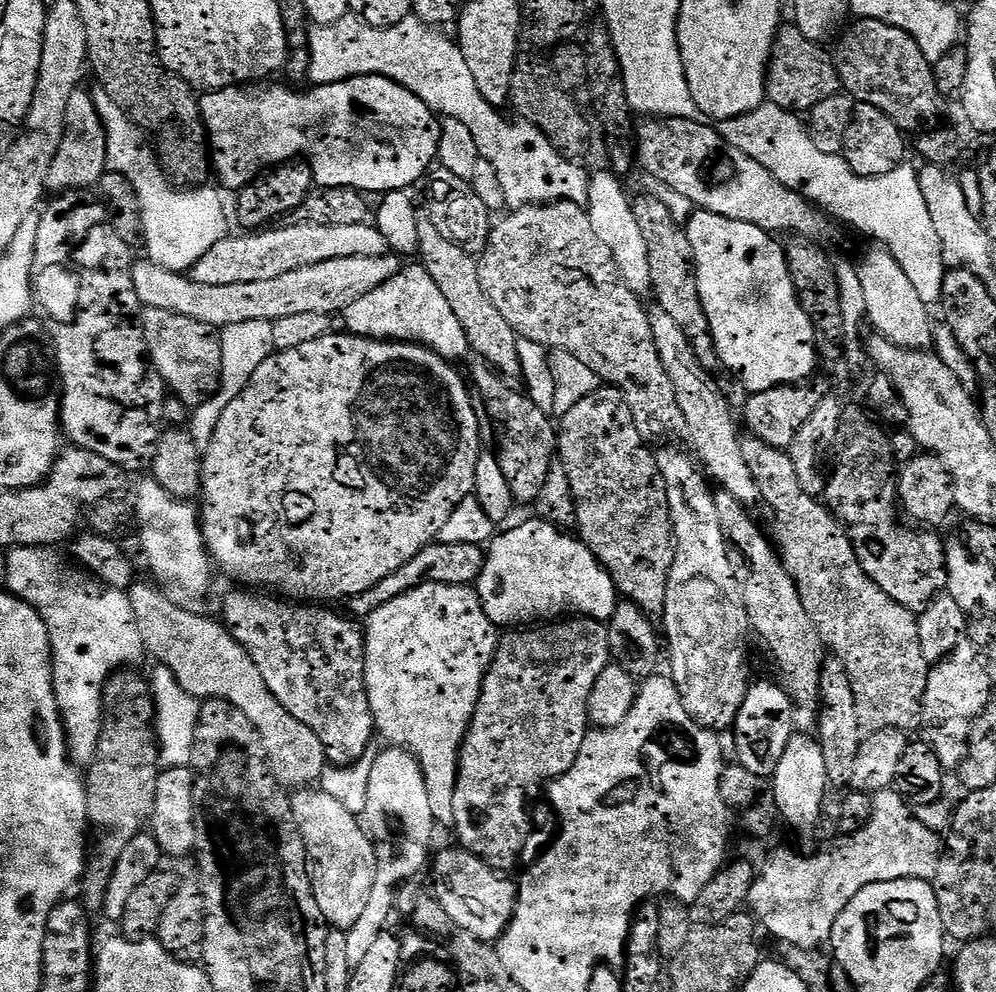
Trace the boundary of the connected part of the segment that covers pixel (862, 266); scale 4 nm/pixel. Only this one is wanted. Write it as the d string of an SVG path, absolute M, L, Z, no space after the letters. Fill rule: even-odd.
M872 246L872 249L861 259L858 264L858 285L860 284L860 296L864 299L864 312L868 320L873 324L875 335L885 336L890 342L894 342L903 348L909 348L915 352L923 352L932 348L932 330L934 320L928 317L929 305L918 298L910 278L898 266L898 262L886 249Z

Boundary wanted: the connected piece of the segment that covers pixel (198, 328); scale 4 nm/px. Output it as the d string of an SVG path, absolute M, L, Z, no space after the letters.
M143 307L138 314L138 327L141 332L141 343L153 371L162 378L163 382L176 394L187 406L198 404L203 397L202 393L209 384L211 378L219 371L221 366L221 350L219 339L213 329L207 324L196 322L192 318L183 318L173 311Z

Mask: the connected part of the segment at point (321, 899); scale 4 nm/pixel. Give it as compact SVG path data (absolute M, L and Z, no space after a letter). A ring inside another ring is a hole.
M300 790L291 797L292 822L304 839L308 854L308 874L312 877L312 893L320 907L321 917L333 929L347 930L358 922L370 890L376 885L376 849L360 828L359 819L350 810L321 790Z

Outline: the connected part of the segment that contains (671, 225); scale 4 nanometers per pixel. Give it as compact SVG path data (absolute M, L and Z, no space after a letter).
M640 196L638 198L635 197L635 199L632 200L632 209L634 210L634 218L638 221L639 233L645 242L646 258L649 259L650 282L652 283L651 295L653 297L657 296L657 298L660 299L657 301L660 302L668 302L664 300L692 300L692 302L699 301L700 295L698 294L698 282L696 281L696 267L692 265L692 251L690 250L690 240L688 238L688 233L686 231L685 225L681 223L681 221L679 224L679 222L676 221L674 217L672 217L672 212L670 209L668 209L667 202L664 200L659 200L659 198L656 196Z

